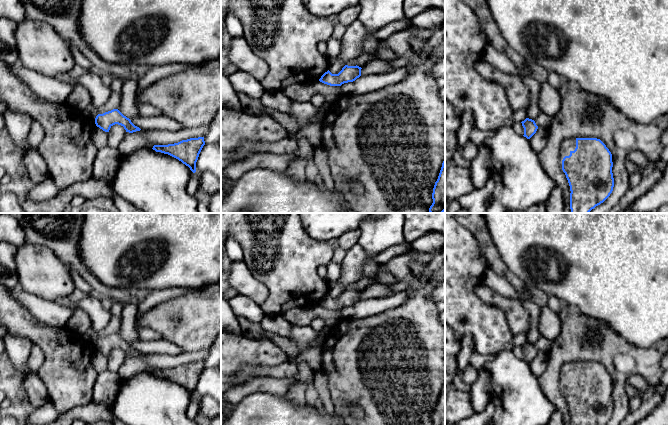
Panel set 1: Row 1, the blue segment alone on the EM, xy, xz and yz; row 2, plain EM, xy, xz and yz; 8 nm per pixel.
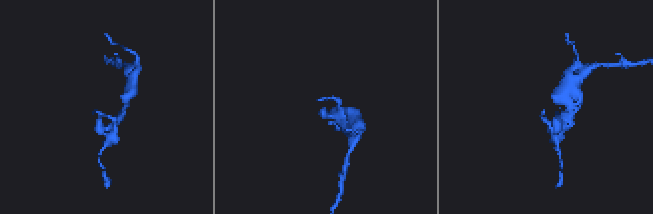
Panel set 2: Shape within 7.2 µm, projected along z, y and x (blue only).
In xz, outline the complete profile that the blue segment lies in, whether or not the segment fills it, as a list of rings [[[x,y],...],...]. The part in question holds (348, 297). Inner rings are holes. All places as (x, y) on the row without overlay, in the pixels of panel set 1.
[[[350,284],[338,298],[332,298],[329,294],[325,296],[320,306],[330,310],[341,310],[344,307],[353,306],[361,300],[361,291],[357,289],[357,284]]]

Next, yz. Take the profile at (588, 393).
[[[565,363],[560,370],[560,389],[570,410],[570,425],[605,425],[612,417],[612,378],[600,363]]]

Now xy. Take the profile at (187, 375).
[[[198,361],[182,364],[174,368],[154,369],[152,373],[178,383],[195,397],[196,386],[204,369],[204,361]]]

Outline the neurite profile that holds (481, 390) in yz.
[[[482,368],[478,370],[478,376],[470,386],[469,393],[472,398],[474,412],[482,412],[491,400],[492,395],[492,382],[488,372]]]

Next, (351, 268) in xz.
[[[358,243],[351,247],[341,263],[341,277],[340,282],[343,289],[356,283],[362,278],[362,270],[368,260],[368,255]]]

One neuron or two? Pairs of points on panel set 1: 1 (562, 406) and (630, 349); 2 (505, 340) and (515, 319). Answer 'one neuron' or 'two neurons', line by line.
1: one neuron
2: two neurons

